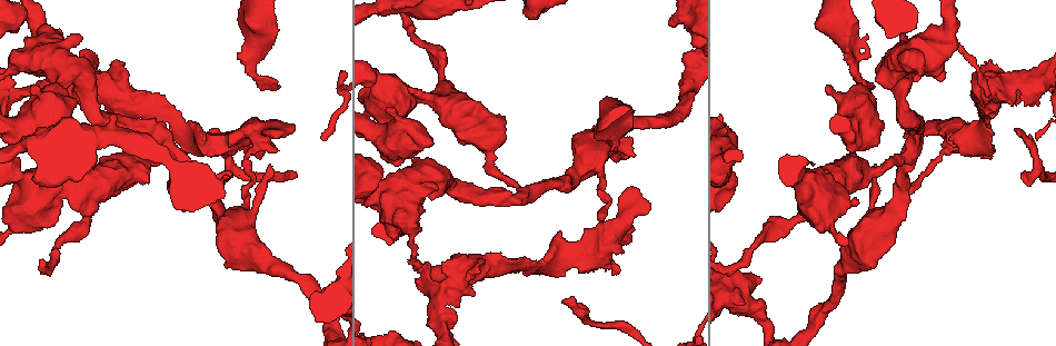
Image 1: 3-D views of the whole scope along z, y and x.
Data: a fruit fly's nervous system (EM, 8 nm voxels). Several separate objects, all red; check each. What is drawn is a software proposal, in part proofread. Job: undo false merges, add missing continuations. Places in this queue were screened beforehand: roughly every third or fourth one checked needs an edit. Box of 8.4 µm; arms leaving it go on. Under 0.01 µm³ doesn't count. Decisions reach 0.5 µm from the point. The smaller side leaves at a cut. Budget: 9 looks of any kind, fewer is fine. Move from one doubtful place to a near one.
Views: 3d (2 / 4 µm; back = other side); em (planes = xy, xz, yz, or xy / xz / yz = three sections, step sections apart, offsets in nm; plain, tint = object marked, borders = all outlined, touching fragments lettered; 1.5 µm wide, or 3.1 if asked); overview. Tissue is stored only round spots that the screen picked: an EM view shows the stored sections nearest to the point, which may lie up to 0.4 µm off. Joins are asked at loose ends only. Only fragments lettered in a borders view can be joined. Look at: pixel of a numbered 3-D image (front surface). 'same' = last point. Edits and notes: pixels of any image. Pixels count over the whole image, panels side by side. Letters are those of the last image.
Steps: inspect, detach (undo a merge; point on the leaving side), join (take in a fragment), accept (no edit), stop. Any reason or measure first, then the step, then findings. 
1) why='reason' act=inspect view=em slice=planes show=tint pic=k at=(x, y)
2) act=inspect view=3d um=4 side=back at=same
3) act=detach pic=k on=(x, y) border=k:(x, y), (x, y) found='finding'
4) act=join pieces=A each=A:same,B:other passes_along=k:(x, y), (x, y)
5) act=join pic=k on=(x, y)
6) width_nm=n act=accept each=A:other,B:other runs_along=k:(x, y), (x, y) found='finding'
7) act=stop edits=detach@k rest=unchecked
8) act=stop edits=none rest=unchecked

why='tapers out' act=inspect view=3d um=2 side=back pic=1 at=(270, 167)

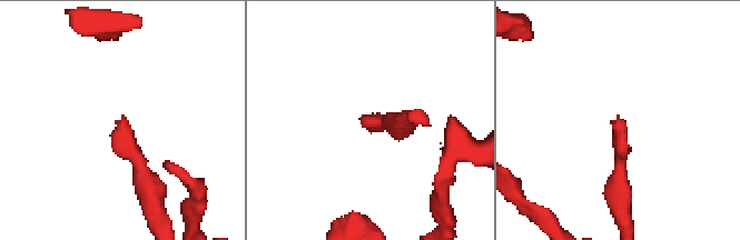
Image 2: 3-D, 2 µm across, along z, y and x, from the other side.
why='now the EM' act=inspect view=em slice=xy step=8 show=tint pic=2 at=(121, 117)

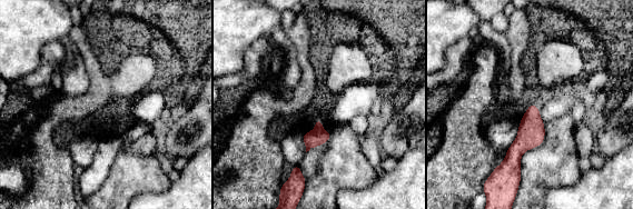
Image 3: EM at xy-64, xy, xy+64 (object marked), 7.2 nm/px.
act=inspect view=em slice=planes show=borders at=same

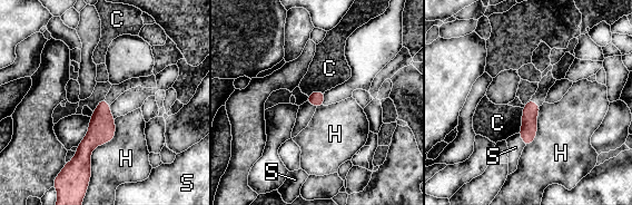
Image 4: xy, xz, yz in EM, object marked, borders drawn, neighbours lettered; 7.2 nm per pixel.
width_nm=110 act=accept each=C:other,H:other,S:other border=4:(523, 108), (522, 127), (517, 133) found='no lettered fragment goes on from it'

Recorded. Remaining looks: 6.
why='free end' act=inspect view=em slice=xy step=8 show=tint pic=1 at=(875, 86)

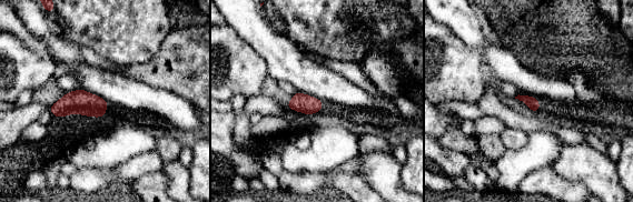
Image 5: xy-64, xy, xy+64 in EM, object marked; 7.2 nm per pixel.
act=inspect view=em slice=xz step=8 show=borders at=same

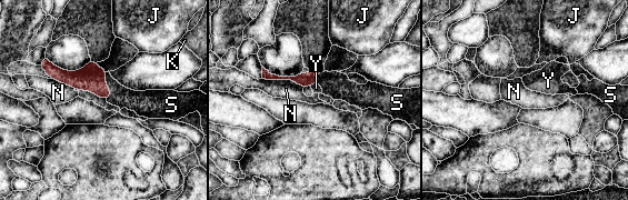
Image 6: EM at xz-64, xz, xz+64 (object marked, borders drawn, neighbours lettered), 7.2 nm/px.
act=join pieces=S each=J:other,K:other,N:other,S:same,Y:other passes_along=6:(91, 78), (107, 86), (121, 97) found='the neuron continues'

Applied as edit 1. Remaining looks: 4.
why='see it whole again' act=inspect view=overview

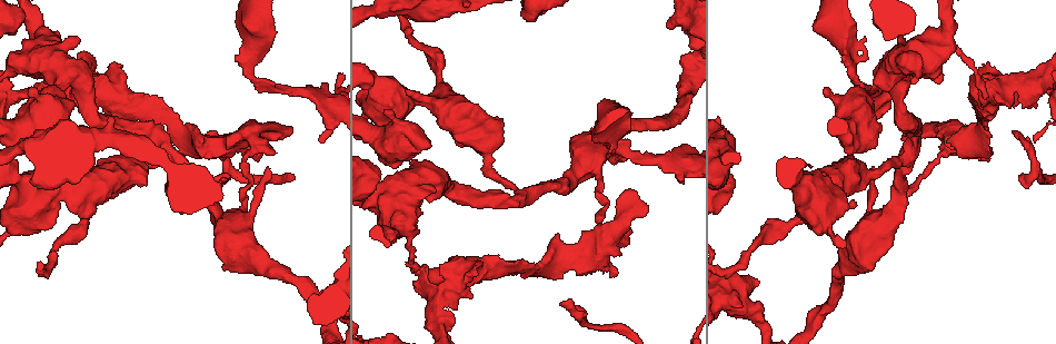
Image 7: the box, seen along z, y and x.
why='branch point' act=inspect view=em slice=planes show=tint pic=7 at=(1037, 87)

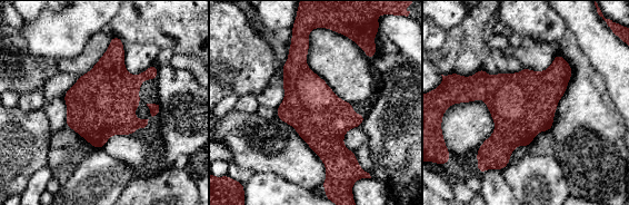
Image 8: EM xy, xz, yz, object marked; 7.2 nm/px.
why='see the neighbours' act=inspect view=em slice=planes show=borders at=same

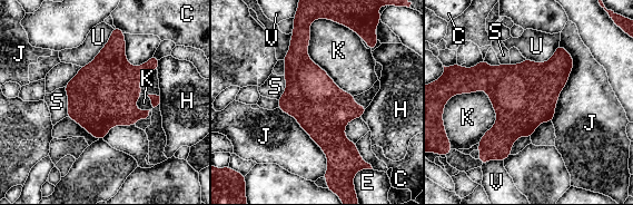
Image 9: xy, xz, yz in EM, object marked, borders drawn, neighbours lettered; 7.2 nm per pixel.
longest_contact=K:650nm act=accept each=C:other,E:other,H:other,J:other,K:other,S:other,U:other,V:other border=9:(310, 21), (307, 55), (355, 95) found='all the same neuron'

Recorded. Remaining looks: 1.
why='an open end' act=inspect view=em slice=planes show=borders pic=7 at=(851, 205)

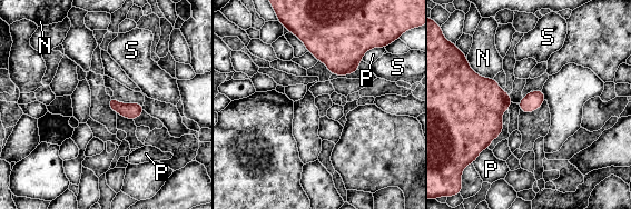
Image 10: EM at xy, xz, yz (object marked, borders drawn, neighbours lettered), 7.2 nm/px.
act=accept each=N:other,P:other,S:other border=10:(487, 147), (477, 158) found='no lettered fragment goes on from it'

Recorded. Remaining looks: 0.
act=stop edits=join@6 rest=unchecked

